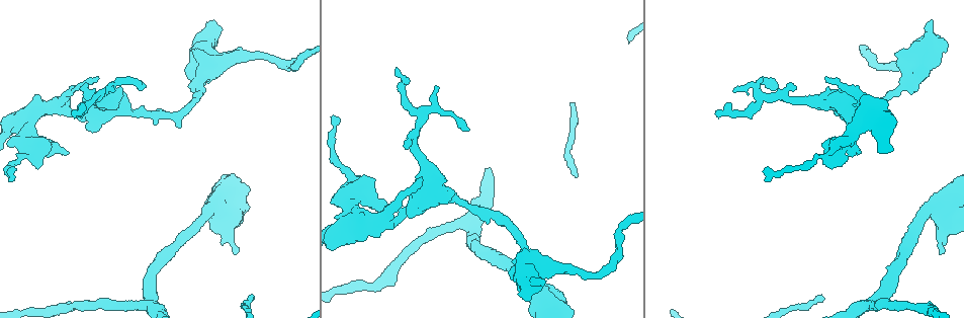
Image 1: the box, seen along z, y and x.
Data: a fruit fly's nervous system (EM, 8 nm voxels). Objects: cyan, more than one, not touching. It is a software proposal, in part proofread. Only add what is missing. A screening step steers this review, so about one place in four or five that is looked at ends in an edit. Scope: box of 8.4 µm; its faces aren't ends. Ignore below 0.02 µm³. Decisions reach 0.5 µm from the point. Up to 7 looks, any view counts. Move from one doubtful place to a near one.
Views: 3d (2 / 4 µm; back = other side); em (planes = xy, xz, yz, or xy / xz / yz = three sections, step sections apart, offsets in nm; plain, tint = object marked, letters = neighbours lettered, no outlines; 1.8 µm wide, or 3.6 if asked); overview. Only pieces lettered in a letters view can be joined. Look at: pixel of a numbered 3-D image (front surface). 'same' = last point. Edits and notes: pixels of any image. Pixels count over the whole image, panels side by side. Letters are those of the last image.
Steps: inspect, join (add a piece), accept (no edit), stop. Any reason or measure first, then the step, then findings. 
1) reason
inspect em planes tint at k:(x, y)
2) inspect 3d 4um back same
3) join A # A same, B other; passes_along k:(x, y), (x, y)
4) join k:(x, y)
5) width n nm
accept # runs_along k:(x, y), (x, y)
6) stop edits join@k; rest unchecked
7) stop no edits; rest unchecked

inspect em xz step 8 letters at 1:(537, 285)

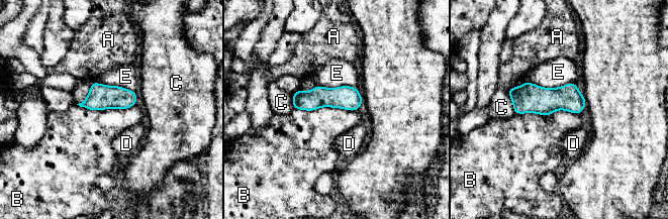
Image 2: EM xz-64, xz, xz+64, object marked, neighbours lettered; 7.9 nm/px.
accept # A other, B other, C other, D other, E other; border 2:(293, 108), (357, 110); no lettered piece goes on from it

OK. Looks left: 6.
thin end
inspect em yz step 8 tint at 1:(97, 78)

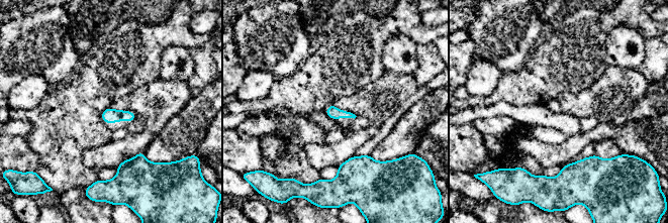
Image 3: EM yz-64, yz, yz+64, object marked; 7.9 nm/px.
inspect em planes letters same

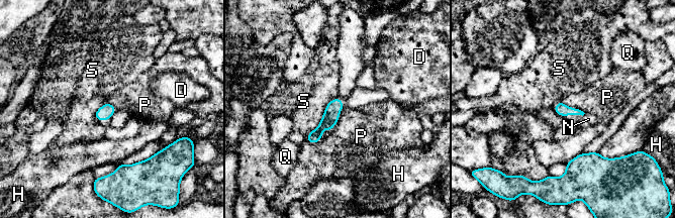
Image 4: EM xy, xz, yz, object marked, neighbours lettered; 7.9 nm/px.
accept # D other, H other, N other, P other, Q other, S other; border 4:(340, 114), (317, 141), (306, 141); no lettered piece goes on from it

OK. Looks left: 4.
an open end
inspect em xz step 4 tint at 1:(397, 69)

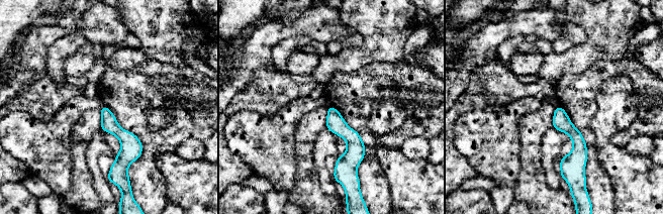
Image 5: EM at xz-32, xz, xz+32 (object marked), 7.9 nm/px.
another direction
inspect em planes letters same

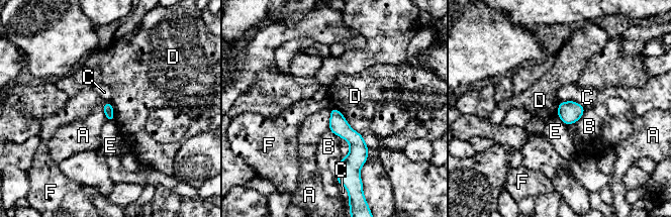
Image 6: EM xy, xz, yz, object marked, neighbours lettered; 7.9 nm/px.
accept # A other, B other, C other, D other, E other, F other; runs_along 6:(333, 110), (354, 139), (340, 172); no lettered piece goes on from it

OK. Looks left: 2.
stop no edits; rest unchecked

